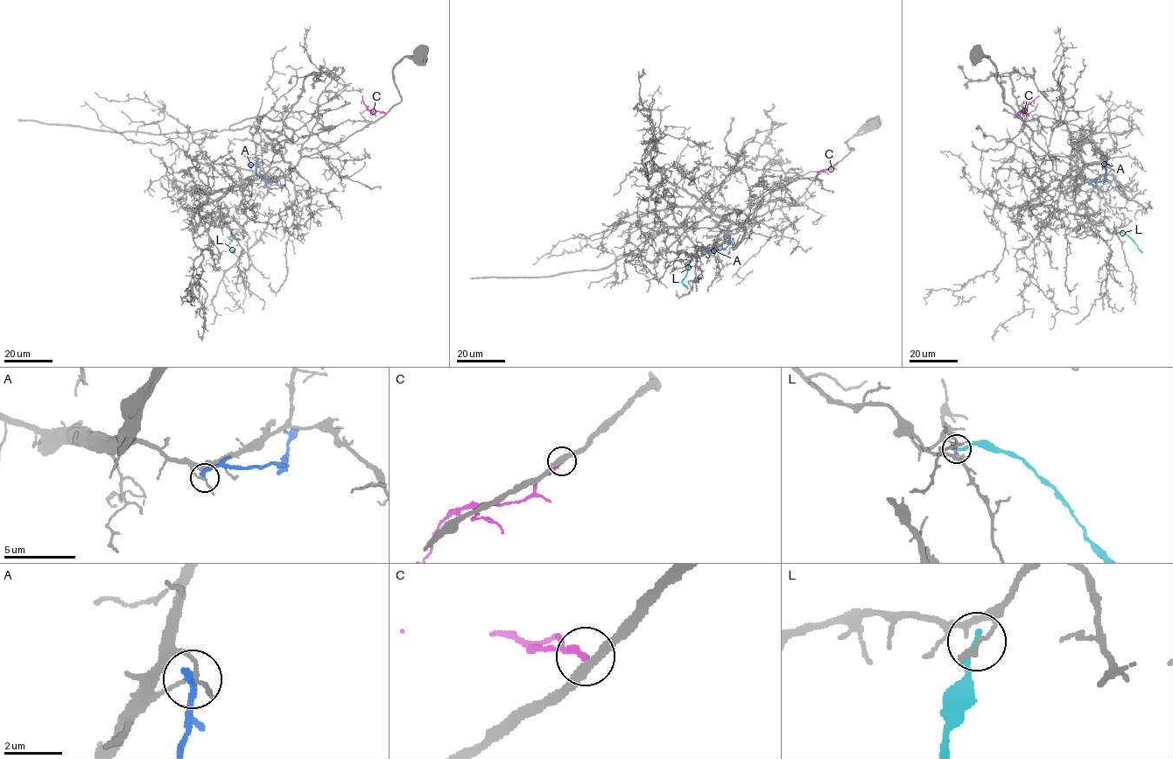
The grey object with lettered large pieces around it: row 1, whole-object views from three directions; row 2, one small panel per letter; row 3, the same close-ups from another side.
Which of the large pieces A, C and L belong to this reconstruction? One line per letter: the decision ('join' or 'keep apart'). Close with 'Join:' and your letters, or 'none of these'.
A: keep apart
C: keep apart
L: keep apart
Join: none of these

